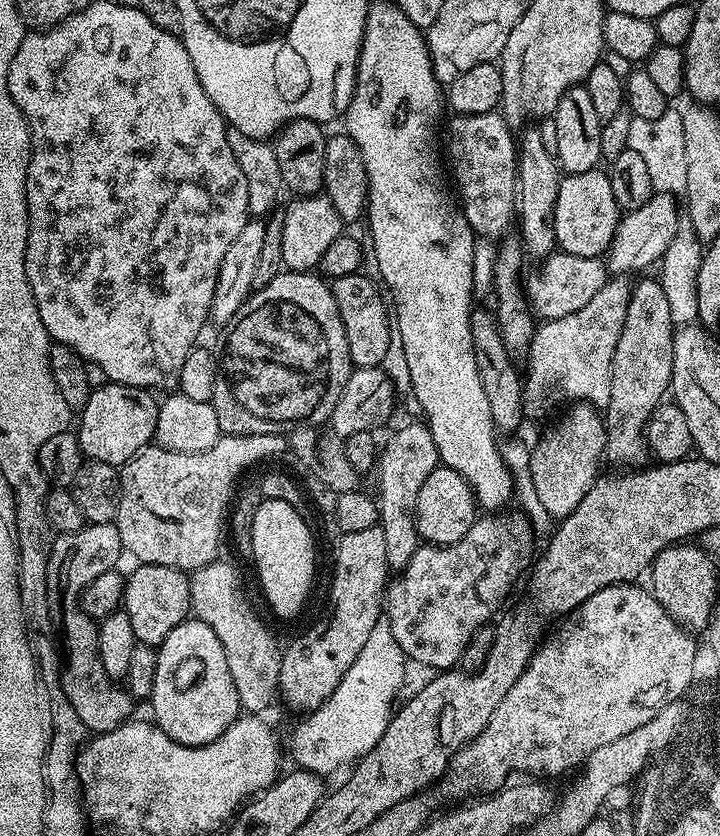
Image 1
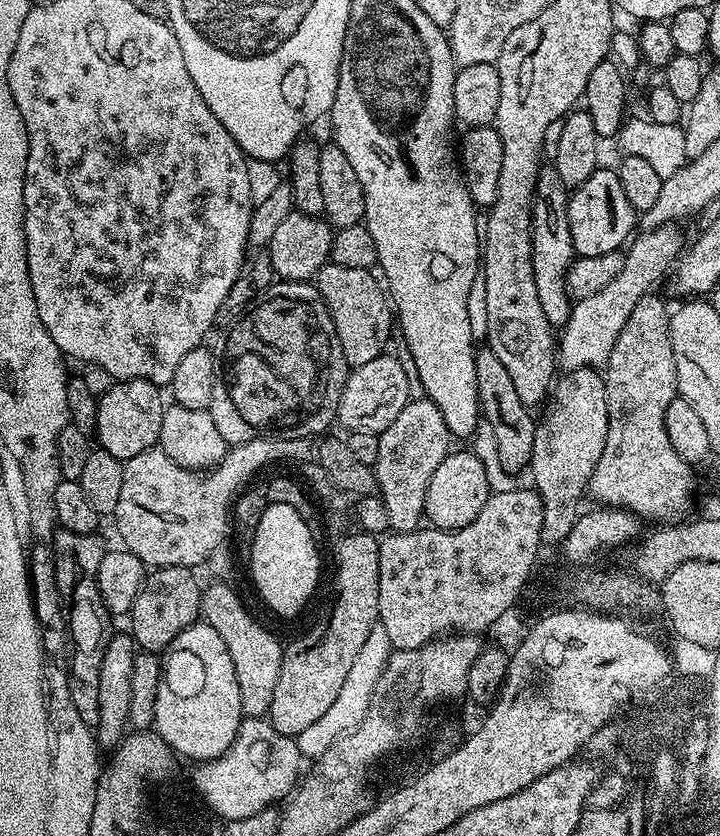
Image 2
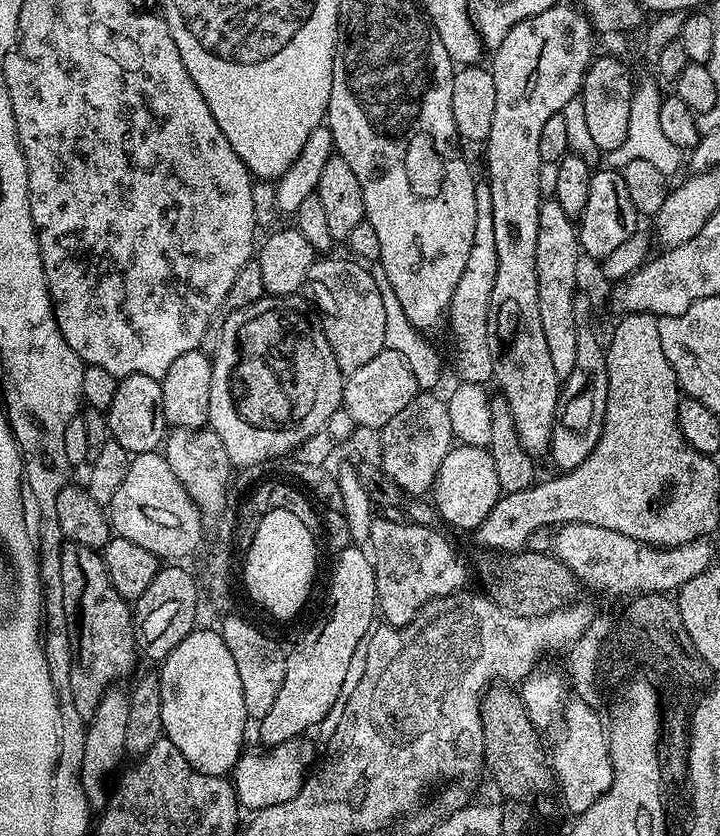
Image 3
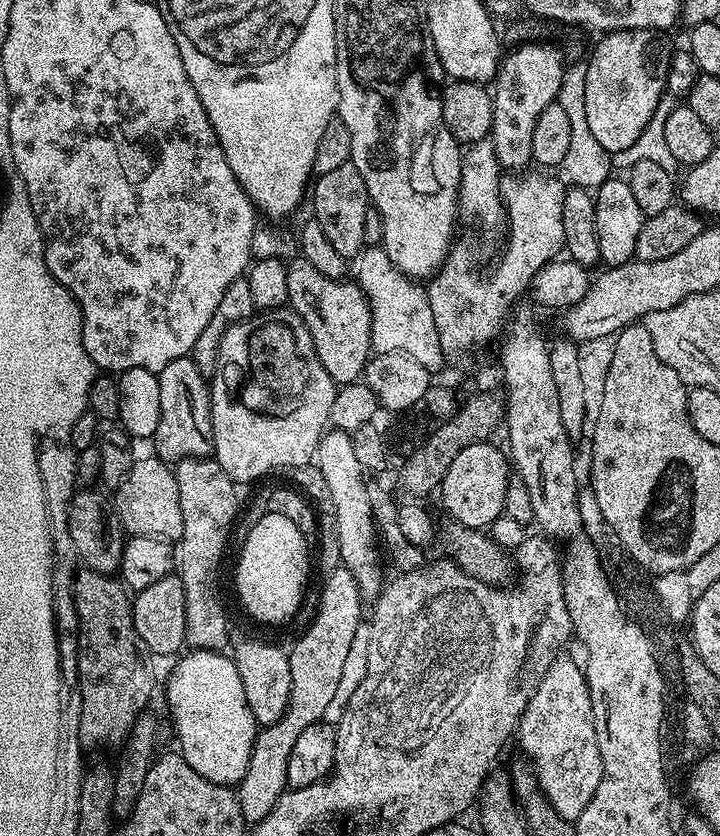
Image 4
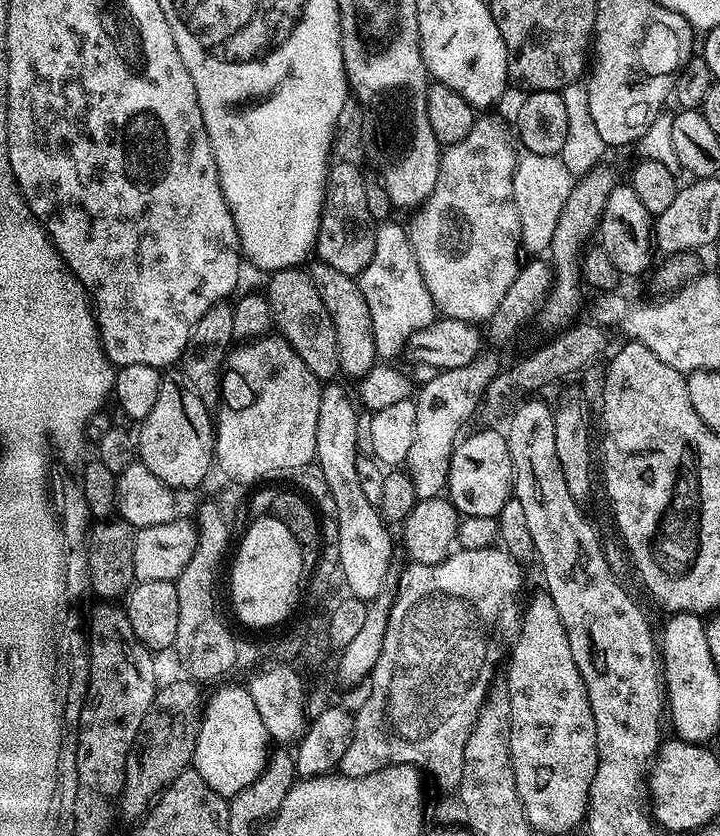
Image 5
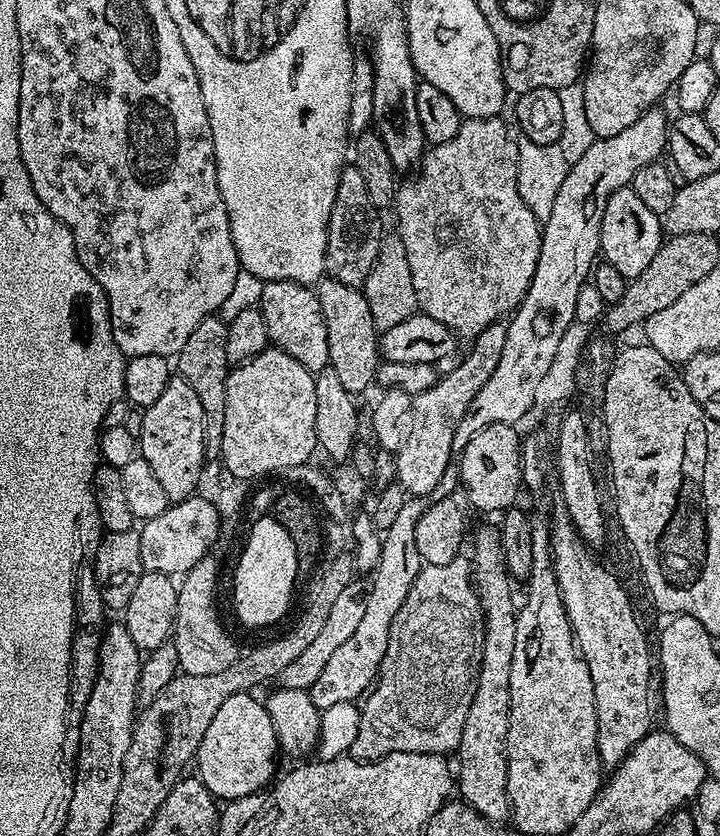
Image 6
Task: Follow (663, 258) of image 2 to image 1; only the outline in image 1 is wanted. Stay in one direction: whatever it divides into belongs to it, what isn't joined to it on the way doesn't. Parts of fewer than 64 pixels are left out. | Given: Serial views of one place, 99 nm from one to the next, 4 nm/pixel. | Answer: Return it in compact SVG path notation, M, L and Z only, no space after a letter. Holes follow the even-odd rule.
M613 275L582 310L574 310L574 314L566 314L566 318L541 323L533 331L526 353L528 369L522 372L522 412L525 417L544 416L559 404L571 406L577 402L597 410L607 409L612 359L622 334L622 322L626 322L626 306L630 306L631 293L629 277Z

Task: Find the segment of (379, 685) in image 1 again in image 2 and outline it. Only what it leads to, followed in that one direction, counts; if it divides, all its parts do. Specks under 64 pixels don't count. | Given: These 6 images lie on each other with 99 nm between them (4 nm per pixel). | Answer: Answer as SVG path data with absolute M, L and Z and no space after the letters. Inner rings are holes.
M377 621L371 627L370 635L366 638L365 644L362 645L360 653L354 658L353 665L350 666L349 673L346 674L341 693L335 698L333 705L313 725L302 730L302 734L295 737L295 742L305 759L315 760L321 757L333 745L333 742L360 724L369 708L369 702L372 701L377 680L381 677L381 672L385 668L392 651L393 646L387 637L386 628Z

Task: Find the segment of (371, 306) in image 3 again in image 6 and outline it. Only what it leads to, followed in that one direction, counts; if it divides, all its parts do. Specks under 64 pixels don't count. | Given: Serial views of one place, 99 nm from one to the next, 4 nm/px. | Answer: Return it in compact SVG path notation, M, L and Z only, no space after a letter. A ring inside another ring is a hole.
M270 280L262 290L258 305L266 322L266 334L271 347L281 348L290 358L298 358L306 370L319 374L328 368L330 346L326 338L326 324L318 306L315 291L309 285L295 284L293 280Z

